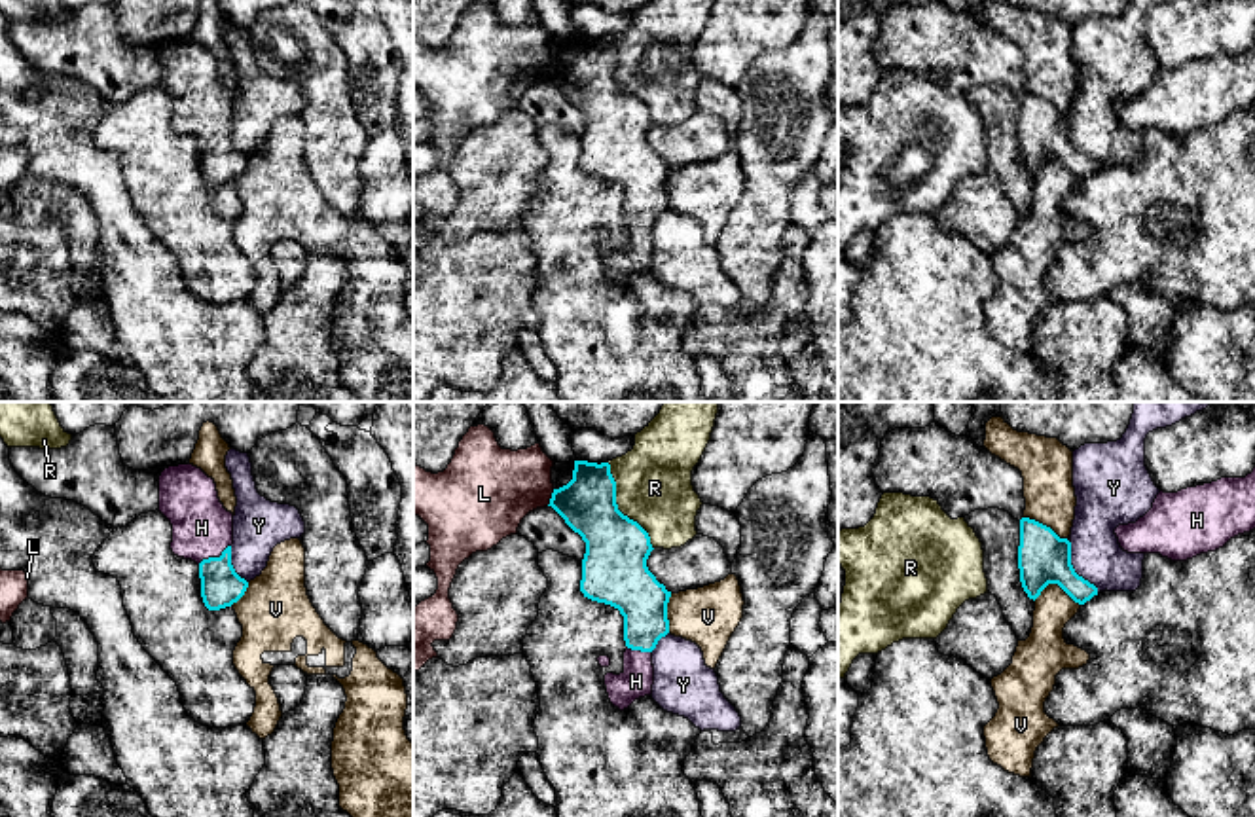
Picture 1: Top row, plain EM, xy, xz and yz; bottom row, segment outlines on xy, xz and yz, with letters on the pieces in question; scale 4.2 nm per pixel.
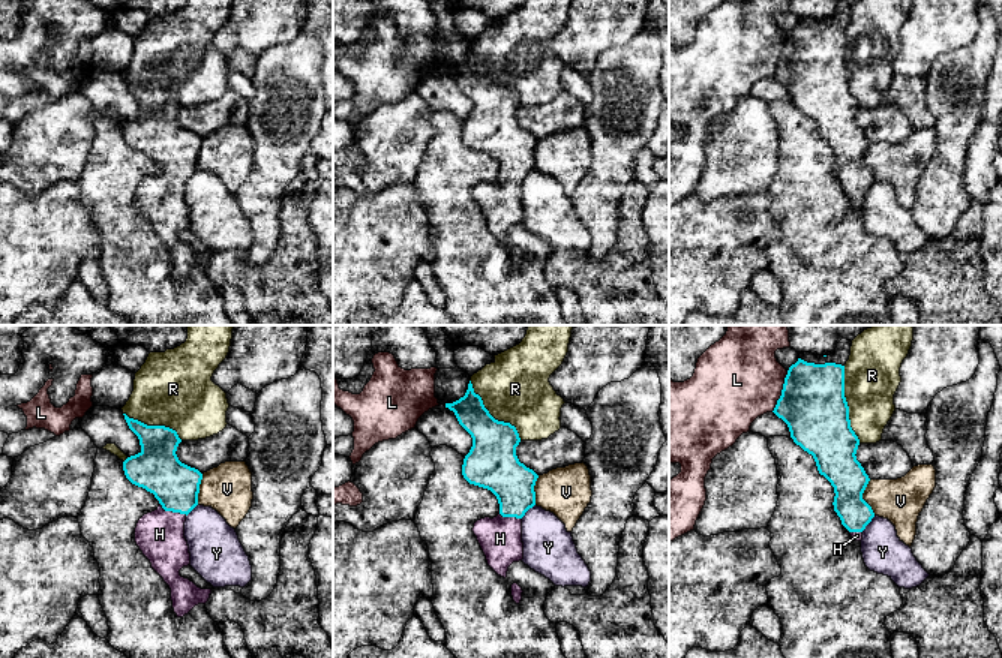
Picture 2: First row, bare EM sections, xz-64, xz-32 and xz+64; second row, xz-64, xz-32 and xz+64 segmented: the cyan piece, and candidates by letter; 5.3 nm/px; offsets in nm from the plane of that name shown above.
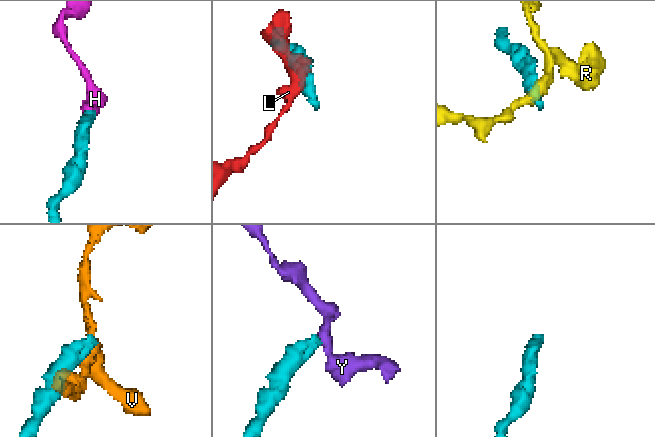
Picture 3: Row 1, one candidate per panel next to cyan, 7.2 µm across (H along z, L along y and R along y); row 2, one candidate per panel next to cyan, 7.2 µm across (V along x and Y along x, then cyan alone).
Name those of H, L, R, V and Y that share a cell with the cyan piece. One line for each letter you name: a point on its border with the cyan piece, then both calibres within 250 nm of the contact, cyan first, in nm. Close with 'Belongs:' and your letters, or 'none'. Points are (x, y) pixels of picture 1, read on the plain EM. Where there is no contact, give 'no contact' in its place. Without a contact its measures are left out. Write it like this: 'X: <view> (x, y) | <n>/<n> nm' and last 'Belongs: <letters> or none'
H: xy (213, 133) | 180/260 nm
Belongs: H

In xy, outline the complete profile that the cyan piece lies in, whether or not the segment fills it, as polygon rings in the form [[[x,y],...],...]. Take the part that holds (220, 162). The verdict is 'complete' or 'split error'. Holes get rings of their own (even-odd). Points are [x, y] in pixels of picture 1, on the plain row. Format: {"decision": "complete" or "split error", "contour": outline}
{"decision": "split error", "contour": [[[190,38],[165,44],[159,87],[173,100],[173,129],[199,140],[205,182],[220,186],[237,178],[248,157],[231,140],[233,89],[220,78],[214,55]]]}

